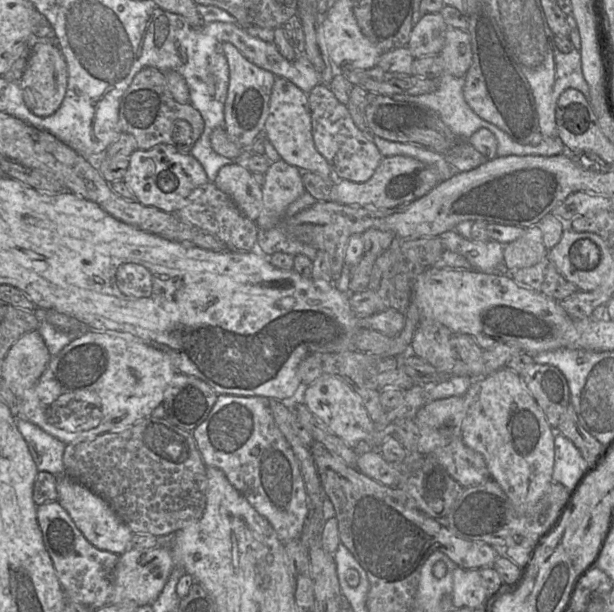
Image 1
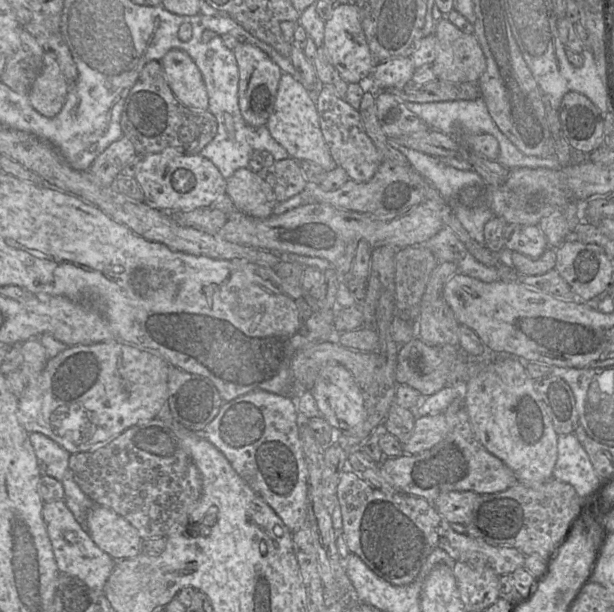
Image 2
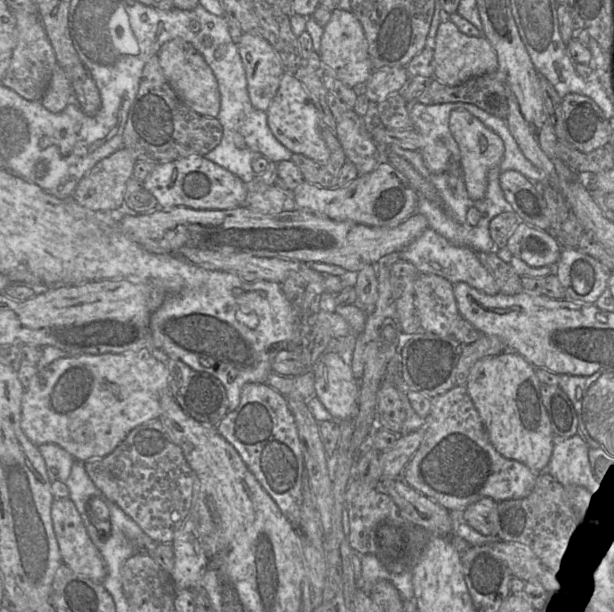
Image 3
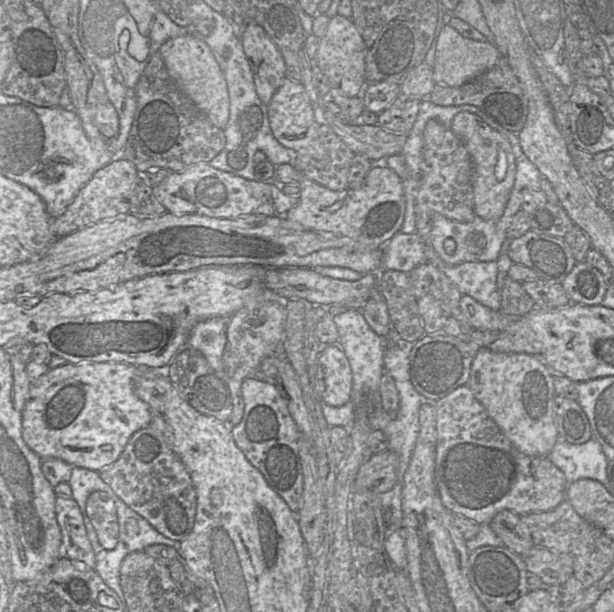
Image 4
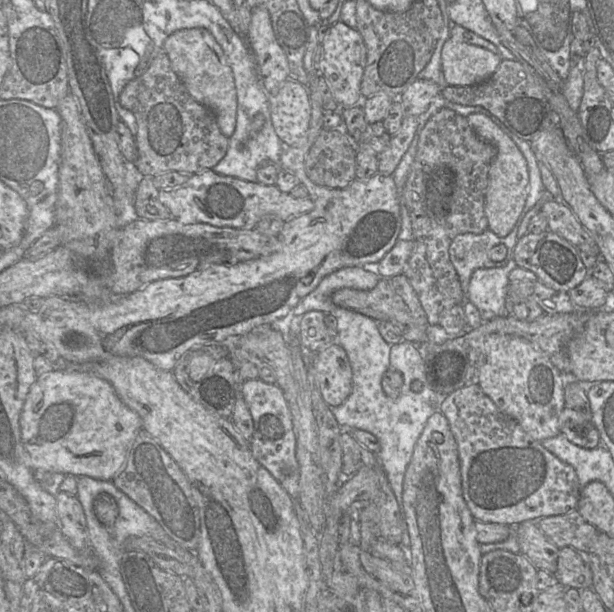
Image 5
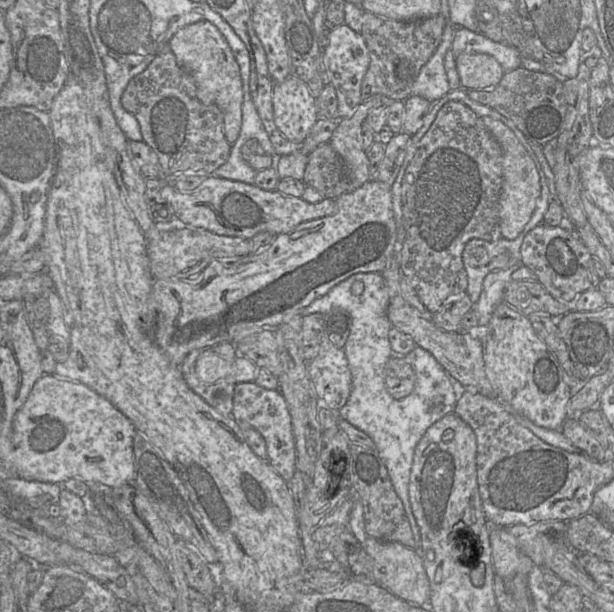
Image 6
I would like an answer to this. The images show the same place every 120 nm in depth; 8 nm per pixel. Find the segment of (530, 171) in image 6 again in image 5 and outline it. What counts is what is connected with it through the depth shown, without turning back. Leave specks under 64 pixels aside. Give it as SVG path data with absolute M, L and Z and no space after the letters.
M474 113L467 116L467 120L473 131L482 140L492 144L496 150L496 156L489 169L489 183L485 194L485 215L488 220L488 229L499 237L505 237L514 229L523 213L529 186L529 171L527 161L515 142L488 116Z

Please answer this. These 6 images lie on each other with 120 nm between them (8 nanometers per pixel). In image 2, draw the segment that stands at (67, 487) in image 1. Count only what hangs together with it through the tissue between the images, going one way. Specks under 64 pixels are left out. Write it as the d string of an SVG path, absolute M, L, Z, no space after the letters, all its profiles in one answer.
M95 505L88 513L86 530L94 543L116 561L142 553L143 538L122 516Z

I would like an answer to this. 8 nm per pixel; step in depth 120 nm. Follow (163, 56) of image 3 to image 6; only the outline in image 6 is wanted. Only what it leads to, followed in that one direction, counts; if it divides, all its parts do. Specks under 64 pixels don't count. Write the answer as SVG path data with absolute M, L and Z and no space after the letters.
M200 21L179 29L168 42L178 64L193 78L197 97L205 105L216 105L224 116L224 134L233 144L242 124L243 86L239 65L229 44L216 26Z

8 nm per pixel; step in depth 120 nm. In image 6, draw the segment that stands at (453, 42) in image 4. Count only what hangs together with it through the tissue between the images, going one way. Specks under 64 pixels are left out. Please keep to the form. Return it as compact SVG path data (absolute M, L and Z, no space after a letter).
M464 52L455 57L456 68L464 89L489 89L504 75L500 63L491 55Z

